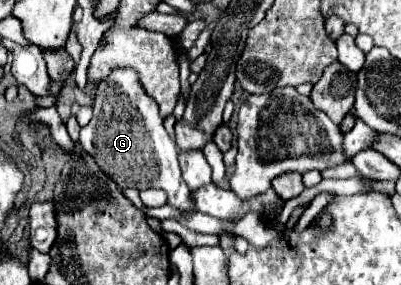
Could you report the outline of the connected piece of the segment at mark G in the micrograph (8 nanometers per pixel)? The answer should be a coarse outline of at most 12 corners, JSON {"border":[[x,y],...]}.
{"border":[[135,70],[95,88],[79,144],[121,188],[191,210],[179,148]]}

